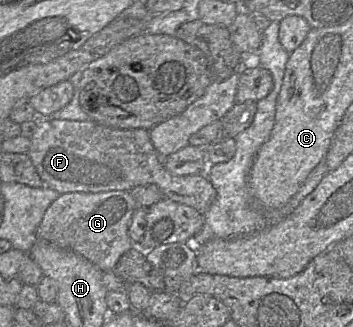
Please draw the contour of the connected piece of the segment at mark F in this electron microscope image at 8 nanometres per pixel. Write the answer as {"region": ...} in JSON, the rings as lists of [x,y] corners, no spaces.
{"region":[[[39,117],[36,129],[30,138],[28,155],[45,186],[59,194],[69,192],[99,193],[116,190],[129,191],[140,185],[156,185],[164,197],[187,204],[205,213],[216,197],[216,191],[205,175],[178,176],[169,172],[163,157],[156,151],[147,129],[118,129],[92,120],[70,121]]]}

